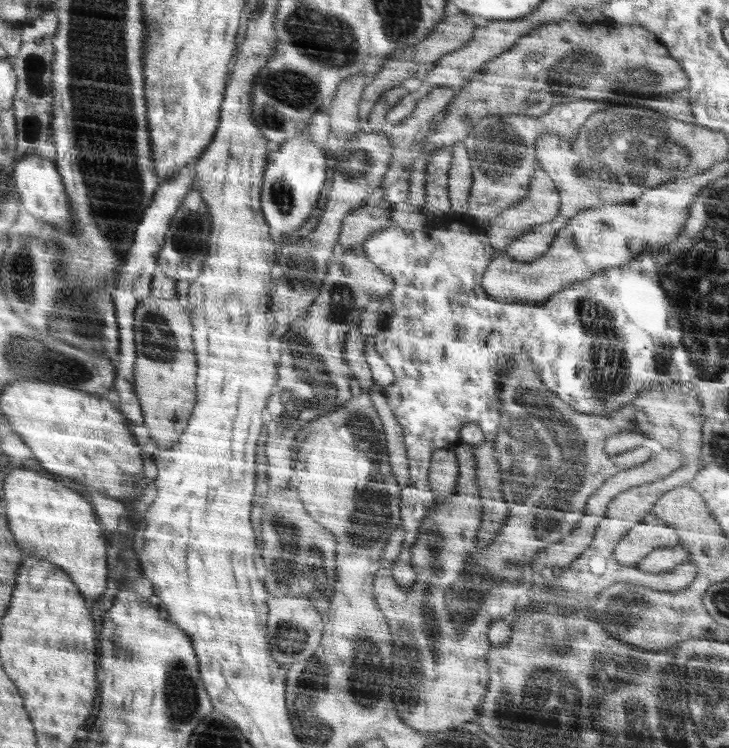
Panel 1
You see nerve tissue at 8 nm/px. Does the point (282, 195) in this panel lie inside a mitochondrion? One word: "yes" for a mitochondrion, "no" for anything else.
yes

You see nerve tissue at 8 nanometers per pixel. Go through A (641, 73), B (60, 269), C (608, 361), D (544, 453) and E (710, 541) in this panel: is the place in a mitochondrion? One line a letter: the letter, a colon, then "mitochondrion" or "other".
A: mitochondrion
B: mitochondrion
C: mitochondrion
D: mitochondrion
E: other

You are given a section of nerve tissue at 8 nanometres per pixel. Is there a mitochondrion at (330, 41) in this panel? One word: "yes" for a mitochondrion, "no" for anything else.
yes

